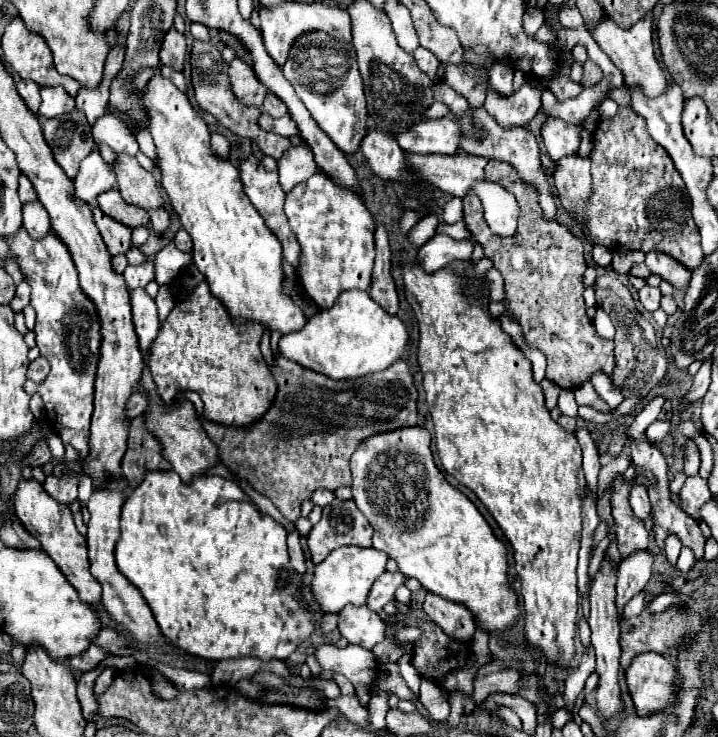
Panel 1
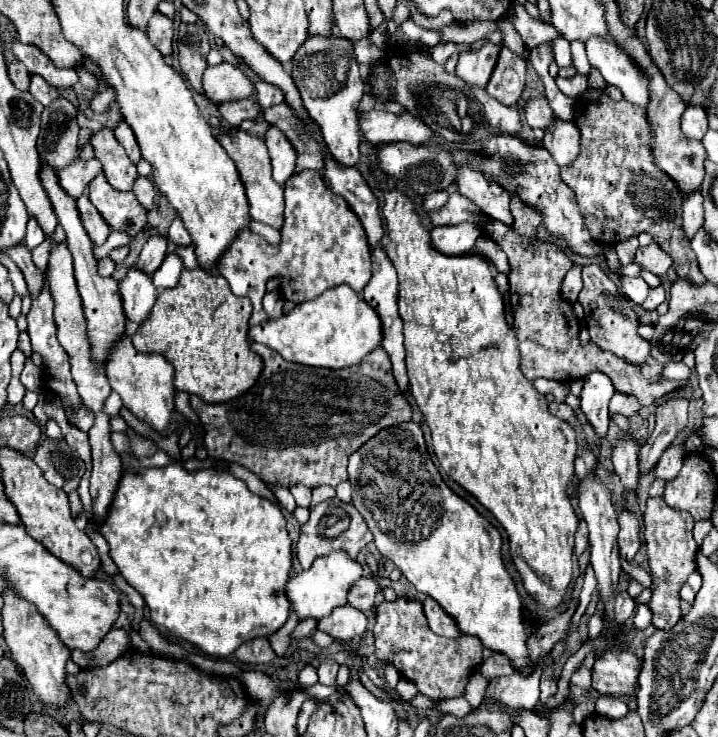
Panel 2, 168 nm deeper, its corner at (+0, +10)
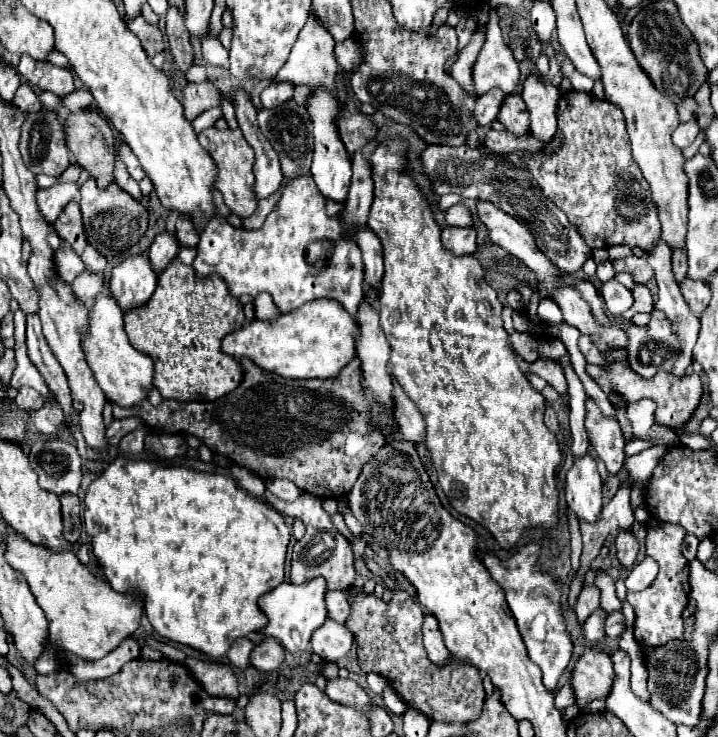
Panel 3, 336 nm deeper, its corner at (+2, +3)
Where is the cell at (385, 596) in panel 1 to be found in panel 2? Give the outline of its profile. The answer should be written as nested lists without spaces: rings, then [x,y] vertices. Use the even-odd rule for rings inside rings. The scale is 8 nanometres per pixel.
[[[360,578],[348,590],[348,604],[362,610],[364,614],[370,612],[374,604],[374,594],[378,592],[378,582],[374,578]]]

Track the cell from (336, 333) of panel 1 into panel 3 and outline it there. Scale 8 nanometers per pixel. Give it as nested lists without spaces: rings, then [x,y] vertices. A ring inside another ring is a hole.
[[[318,299],[278,319],[254,319],[222,339],[222,351],[232,357],[250,357],[258,367],[290,379],[328,379],[338,375],[356,357],[358,321],[336,299]]]

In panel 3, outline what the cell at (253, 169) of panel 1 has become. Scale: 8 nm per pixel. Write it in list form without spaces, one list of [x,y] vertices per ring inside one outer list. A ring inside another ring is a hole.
[[[210,127],[198,135],[198,141],[218,165],[216,189],[224,195],[224,203],[228,205],[228,209],[242,219],[250,217],[258,209],[258,199],[254,197],[254,151],[246,143],[242,131],[238,129],[218,131],[216,127]]]

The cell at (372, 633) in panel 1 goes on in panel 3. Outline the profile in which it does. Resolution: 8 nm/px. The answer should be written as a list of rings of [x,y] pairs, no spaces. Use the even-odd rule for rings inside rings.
[[[328,619],[318,631],[314,631],[312,649],[326,661],[340,661],[348,655],[352,641],[354,641],[354,635],[346,625],[340,625]]]

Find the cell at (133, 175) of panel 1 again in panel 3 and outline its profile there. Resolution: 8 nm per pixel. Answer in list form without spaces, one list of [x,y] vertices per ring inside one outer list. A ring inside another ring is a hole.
[[[78,111],[62,123],[66,131],[66,145],[74,153],[76,161],[96,179],[100,189],[106,189],[114,181],[114,131],[110,123],[98,111]]]

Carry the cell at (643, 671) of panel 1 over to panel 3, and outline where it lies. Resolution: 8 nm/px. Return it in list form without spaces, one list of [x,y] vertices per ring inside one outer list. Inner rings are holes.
[[[586,651],[572,673],[576,705],[584,707],[594,699],[606,699],[614,683],[614,663],[604,651]]]

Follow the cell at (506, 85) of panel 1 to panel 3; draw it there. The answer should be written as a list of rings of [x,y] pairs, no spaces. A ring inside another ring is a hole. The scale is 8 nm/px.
[[[492,89],[486,95],[480,95],[476,101],[476,109],[474,109],[476,121],[480,125],[490,125],[498,117],[498,111],[502,107],[502,99],[506,99],[506,93],[500,89]]]

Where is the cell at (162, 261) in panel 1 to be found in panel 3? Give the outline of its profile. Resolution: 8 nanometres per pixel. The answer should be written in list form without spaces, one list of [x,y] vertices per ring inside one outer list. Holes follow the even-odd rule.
[[[310,175],[294,179],[282,193],[282,199],[278,201],[278,207],[266,217],[262,229],[258,231],[244,231],[236,229],[226,219],[212,219],[208,227],[204,229],[200,243],[196,247],[196,259],[192,263],[198,277],[208,277],[212,273],[218,273],[226,285],[230,295],[258,295],[262,291],[268,291],[276,303],[276,307],[282,313],[294,311],[302,307],[304,303],[320,297],[330,297],[340,301],[350,315],[356,315],[360,301],[364,299],[364,263],[360,255],[360,247],[352,239],[352,235],[346,235],[346,227],[342,227],[342,217],[328,217],[324,199],[314,187],[314,179]],[[316,241],[332,241],[322,251],[314,251]]]

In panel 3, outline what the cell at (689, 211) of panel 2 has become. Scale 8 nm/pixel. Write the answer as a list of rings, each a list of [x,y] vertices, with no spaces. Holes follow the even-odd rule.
[[[674,249],[672,251],[672,269],[674,269],[674,277],[676,283],[680,283],[686,277],[686,249]]]

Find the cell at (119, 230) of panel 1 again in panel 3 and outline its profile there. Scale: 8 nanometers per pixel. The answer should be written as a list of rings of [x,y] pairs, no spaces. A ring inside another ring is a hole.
[[[76,201],[68,203],[64,207],[64,211],[60,213],[60,217],[54,221],[54,229],[56,233],[68,241],[72,245],[72,249],[80,255],[86,247],[86,233],[84,233],[84,223],[82,223],[82,213],[80,213],[80,205]]]

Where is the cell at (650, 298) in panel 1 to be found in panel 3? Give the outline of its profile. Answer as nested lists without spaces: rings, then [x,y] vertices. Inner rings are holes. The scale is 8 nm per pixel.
[[[616,279],[612,281],[606,281],[600,289],[602,297],[604,297],[604,305],[606,305],[606,311],[612,313],[612,315],[622,315],[624,311],[628,311],[634,303],[634,297],[632,297],[632,291],[626,289],[624,285],[620,285]]]

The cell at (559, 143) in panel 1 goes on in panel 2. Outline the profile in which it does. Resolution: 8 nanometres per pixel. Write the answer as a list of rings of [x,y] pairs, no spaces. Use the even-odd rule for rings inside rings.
[[[542,96],[542,98],[530,98],[524,108],[524,120],[530,128],[546,128],[548,124],[552,124],[552,118],[554,118],[554,112],[552,108],[548,106],[548,100]]]

